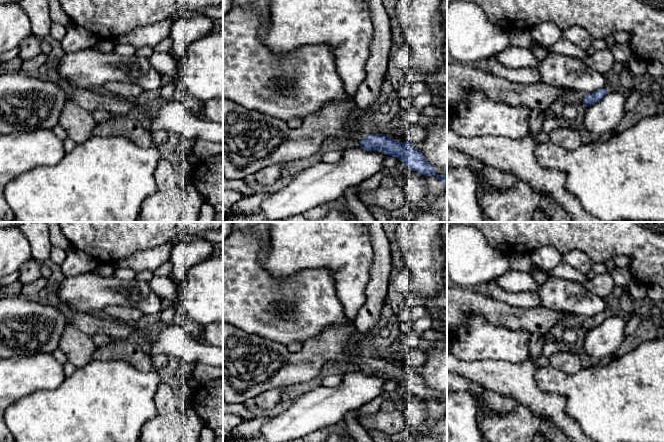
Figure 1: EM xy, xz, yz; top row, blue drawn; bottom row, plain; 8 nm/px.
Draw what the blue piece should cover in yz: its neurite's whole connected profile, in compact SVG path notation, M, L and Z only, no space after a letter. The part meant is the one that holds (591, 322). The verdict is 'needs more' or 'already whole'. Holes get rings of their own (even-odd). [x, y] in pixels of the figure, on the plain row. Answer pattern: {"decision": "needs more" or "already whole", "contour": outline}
{"decision": "already whole", "contour": "M600 312L594 316L586 317L583 323L583 328L585 331L591 330L600 325L606 318L606 312Z"}

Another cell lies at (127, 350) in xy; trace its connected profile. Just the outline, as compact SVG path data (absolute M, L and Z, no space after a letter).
M116 339L102 347L97 347L94 361L122 360L144 372L155 371L152 359L132 339Z

